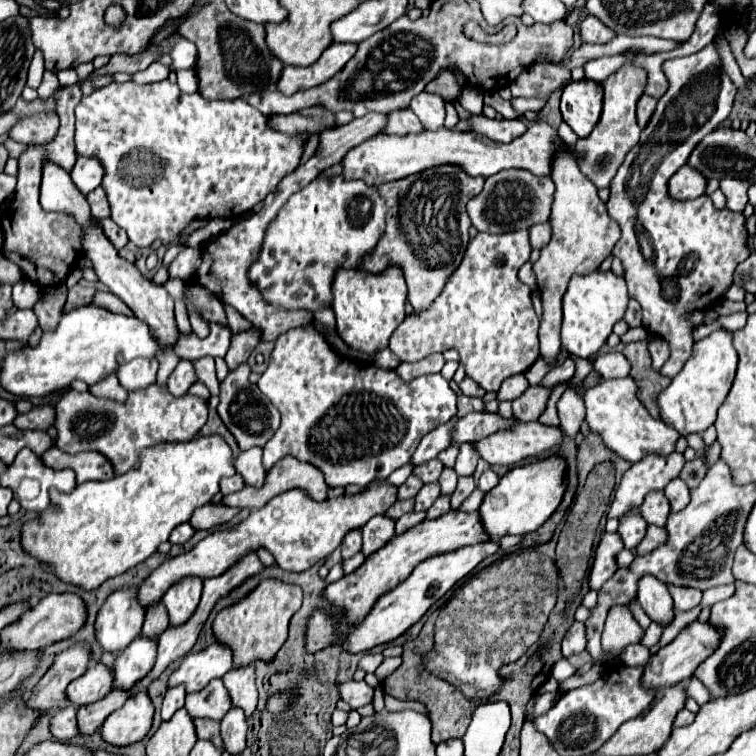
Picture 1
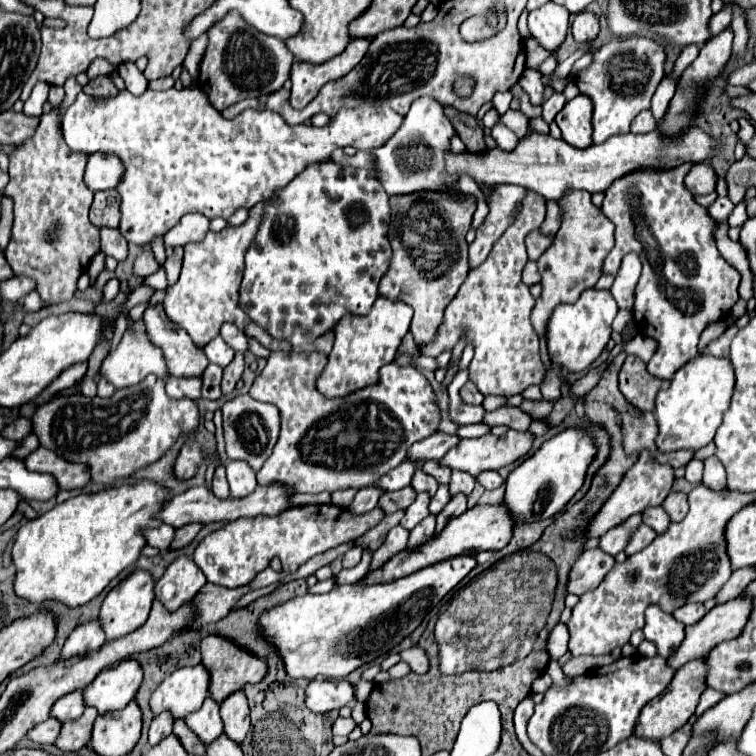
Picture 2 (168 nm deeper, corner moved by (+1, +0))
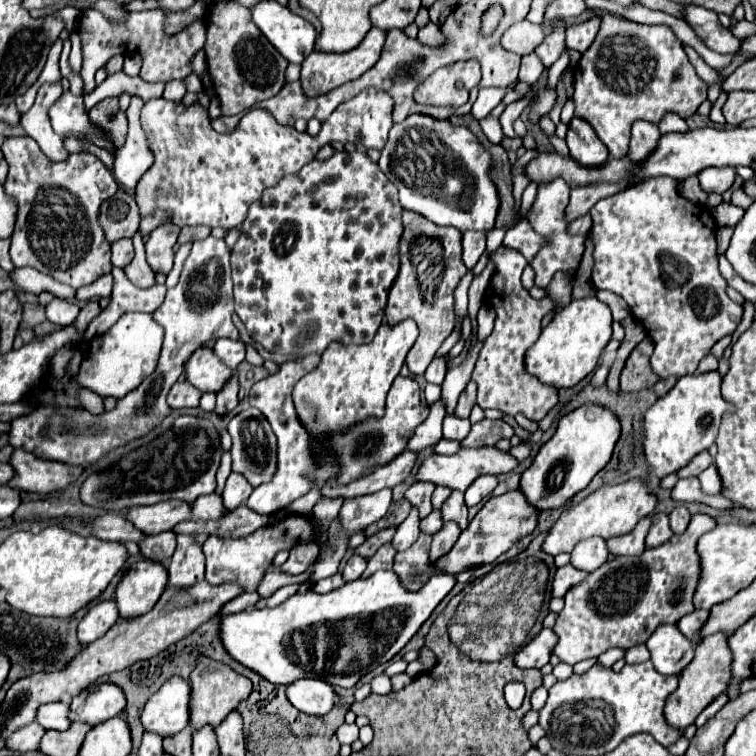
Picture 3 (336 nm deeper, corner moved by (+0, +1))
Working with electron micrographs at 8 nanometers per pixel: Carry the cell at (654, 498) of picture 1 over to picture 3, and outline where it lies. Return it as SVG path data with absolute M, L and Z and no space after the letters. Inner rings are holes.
M655 513L651 519L653 519L653 525L651 525L651 531L649 531L645 543L647 543L647 547L657 547L657 545L665 543L667 539L671 539L673 531L669 527L667 513Z

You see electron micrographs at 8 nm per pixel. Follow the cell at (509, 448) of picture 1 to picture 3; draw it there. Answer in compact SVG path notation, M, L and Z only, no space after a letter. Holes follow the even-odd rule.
M489 445L487 449L459 449L453 455L427 457L419 467L417 481L431 481L435 485L447 485L451 489L465 491L481 475L499 475L499 473L513 471L515 467L517 467L517 459L509 451L501 451L497 445Z

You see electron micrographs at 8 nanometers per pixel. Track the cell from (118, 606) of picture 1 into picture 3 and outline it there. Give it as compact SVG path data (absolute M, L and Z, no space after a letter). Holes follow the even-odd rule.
M143 559L143 561L137 561L135 565L139 565L139 567L129 569L123 575L123 579L119 581L117 591L115 591L115 603L117 603L121 619L135 619L135 617L147 613L157 603L157 599L161 597L161 593L167 587L167 571L165 571L165 567L161 563Z

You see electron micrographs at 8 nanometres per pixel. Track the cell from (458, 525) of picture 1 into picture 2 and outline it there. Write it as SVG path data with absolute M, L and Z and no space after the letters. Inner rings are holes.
M492 504L492 506L474 506L470 510L466 510L462 516L454 518L448 522L446 530L432 538L426 546L420 546L418 550L402 550L400 554L396 554L392 558L392 562L388 562L386 566L382 566L382 570L374 570L368 572L362 582L390 582L394 578L402 578L408 576L416 570L422 570L426 566L438 564L442 560L450 560L456 558L460 554L478 554L478 552L486 552L486 550L502 550L510 540L512 540L512 530L514 530L514 520L510 510L504 504Z

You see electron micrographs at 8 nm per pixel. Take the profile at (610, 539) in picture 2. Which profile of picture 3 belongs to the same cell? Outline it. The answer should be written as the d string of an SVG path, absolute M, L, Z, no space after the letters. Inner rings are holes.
M591 537L581 541L573 551L571 551L571 565L583 571L595 571L607 561L607 539L603 537Z

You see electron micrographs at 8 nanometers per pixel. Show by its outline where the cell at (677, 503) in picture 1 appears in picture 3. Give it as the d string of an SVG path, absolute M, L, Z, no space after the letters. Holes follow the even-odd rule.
M675 507L671 513L669 513L669 519L671 519L671 529L673 533L683 533L689 525L689 519L691 519L691 513L687 507Z

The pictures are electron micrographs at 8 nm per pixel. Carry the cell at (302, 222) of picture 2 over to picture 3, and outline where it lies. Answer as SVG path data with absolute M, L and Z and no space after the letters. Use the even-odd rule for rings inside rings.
M355 149L355 151L339 151L327 161L311 161L307 163L299 173L293 177L283 177L279 185L267 189L255 205L251 205L247 219L241 225L241 235L231 251L231 267L233 267L233 283L235 283L235 313L245 323L249 335L253 341L261 343L267 351L277 353L297 353L297 355L309 355L309 353L323 353L331 341L341 341L345 345L349 343L369 343L379 325L383 323L383 309L387 305L387 291L397 277L399 271L399 237L403 233L401 225L401 211L397 199L397 189L391 185L391 181L385 177L385 173L379 169L377 163L369 161L369 157Z

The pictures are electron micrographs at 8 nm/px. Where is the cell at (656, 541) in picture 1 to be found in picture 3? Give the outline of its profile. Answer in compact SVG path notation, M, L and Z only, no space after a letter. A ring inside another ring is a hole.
M643 517L631 533L607 539L609 551L613 555L639 555L639 553L643 553L647 549L645 547L645 537L649 533L649 527L651 527L651 519Z

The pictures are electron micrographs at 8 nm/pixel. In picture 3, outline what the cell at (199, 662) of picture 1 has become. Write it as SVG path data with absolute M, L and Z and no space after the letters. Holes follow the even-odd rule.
M171 677L165 681L161 689L145 703L141 715L145 731L161 737L179 733L191 719L191 713L187 713L187 701L191 701L191 685L187 685L187 679Z

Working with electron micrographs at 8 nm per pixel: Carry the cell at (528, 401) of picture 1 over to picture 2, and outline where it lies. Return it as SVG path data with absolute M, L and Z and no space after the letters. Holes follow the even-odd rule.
M502 406L502 408L494 410L494 412L488 412L482 422L486 426L490 426L490 428L494 428L494 426L508 426L512 430L524 432L524 430L528 430L532 420L530 420L528 414L520 412L520 408L504 408Z

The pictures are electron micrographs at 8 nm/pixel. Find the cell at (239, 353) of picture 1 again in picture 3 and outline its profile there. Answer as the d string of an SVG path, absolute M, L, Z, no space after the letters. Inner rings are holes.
M233 373L231 381L227 381L227 385L223 385L223 389L217 393L217 407L215 407L215 411L223 415L223 413L235 409L235 405L237 405L237 391L239 391L239 379L237 379L237 373Z

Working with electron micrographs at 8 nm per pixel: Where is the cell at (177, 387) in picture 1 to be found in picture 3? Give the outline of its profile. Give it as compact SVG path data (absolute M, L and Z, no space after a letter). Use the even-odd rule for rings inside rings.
M177 381L169 395L167 395L167 403L173 407L173 409L181 409L181 407L197 407L199 405L199 399L201 399L201 393L199 389L195 389L191 383L187 381Z

